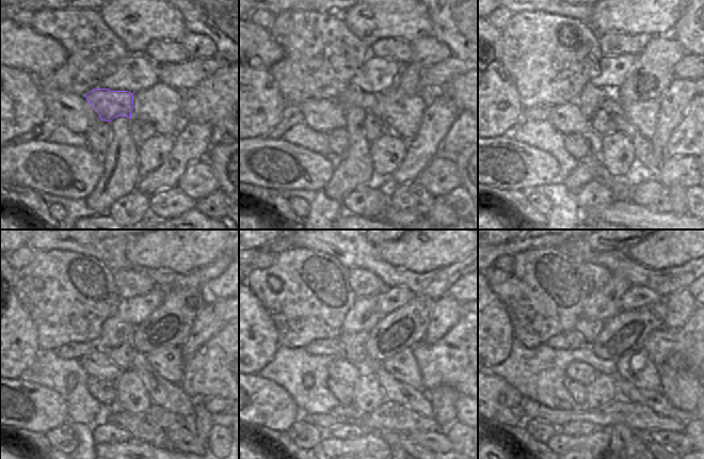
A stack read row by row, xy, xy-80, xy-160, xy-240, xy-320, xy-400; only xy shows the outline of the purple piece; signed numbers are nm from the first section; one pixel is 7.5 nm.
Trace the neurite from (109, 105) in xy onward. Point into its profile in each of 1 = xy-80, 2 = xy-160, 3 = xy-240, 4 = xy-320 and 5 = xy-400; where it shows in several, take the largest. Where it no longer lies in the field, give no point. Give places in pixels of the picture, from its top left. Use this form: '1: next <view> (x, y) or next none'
1: next xy-80 (353, 95)
2: next xy-160 (648, 165)
3: next xy-240 (169, 396)
4: next xy-320 (394, 390)
5: next xy-400 (655, 400)

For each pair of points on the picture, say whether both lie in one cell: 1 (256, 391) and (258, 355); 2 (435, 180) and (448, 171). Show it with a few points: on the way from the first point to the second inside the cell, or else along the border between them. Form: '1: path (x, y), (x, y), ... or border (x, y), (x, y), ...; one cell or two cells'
1: border (250, 374), (256, 375); two cells
2: path (438, 177), (445, 171); one cell

